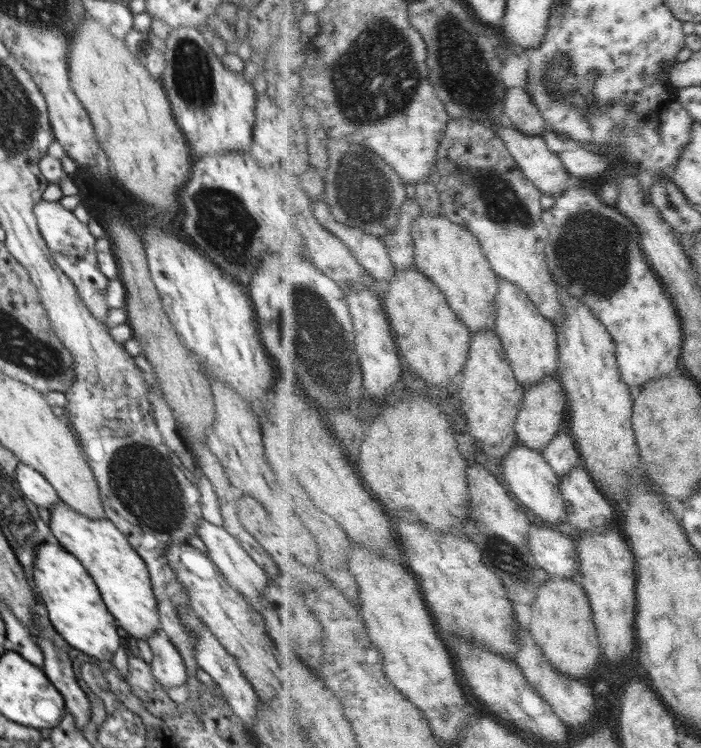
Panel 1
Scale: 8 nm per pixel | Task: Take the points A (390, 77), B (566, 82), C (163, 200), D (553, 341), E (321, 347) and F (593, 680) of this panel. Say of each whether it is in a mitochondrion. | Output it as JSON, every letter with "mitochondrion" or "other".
{"A":"mitochondrion","B":"mitochondrion","C":"other","D":"other","E":"mitochondrion","F":"other"}

